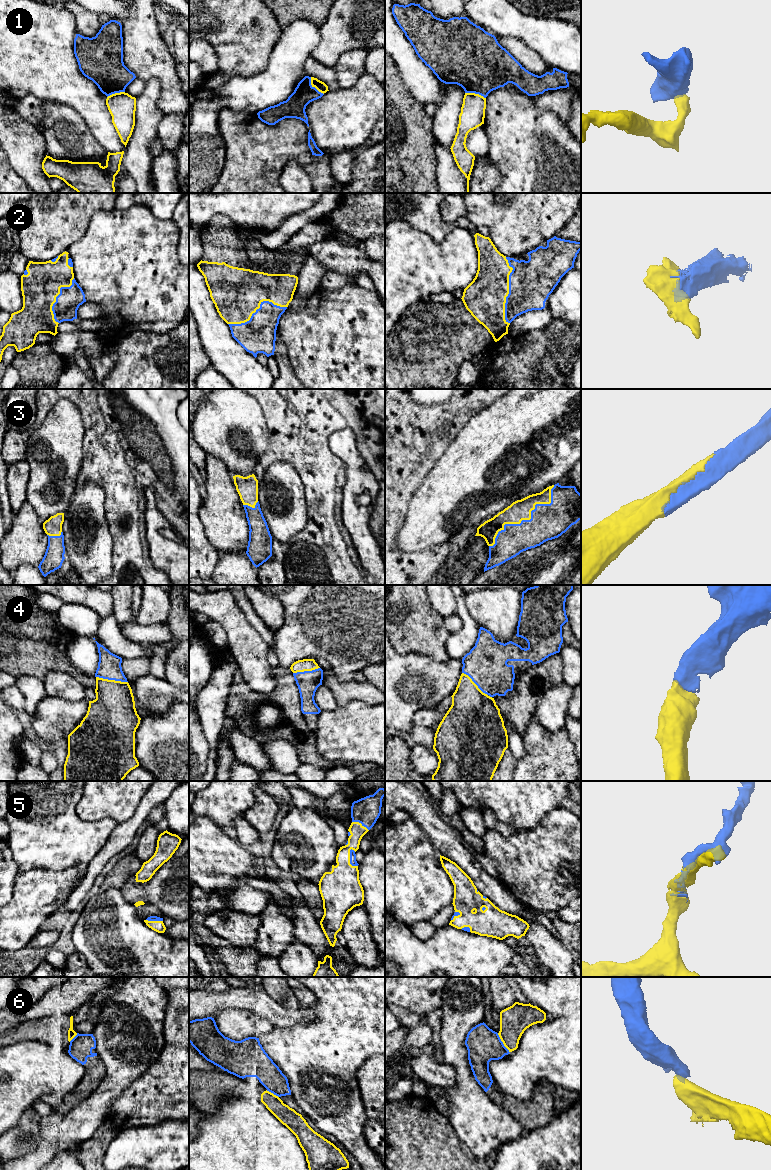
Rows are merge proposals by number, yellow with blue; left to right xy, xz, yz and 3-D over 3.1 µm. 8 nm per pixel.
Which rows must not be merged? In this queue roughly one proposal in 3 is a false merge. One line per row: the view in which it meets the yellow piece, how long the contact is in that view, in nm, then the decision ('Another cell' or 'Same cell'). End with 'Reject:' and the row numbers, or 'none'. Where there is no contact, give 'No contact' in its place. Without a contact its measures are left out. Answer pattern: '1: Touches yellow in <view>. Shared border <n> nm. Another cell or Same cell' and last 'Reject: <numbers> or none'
1: Touches yellow in xz. Shared border 180 nm. Another cell
2: Touches yellow in yz. Shared border 550 nm. Same cell
3: Touches yellow in yz. Shared border 700 nm. Same cell
4: Touches yellow in xy. Shared border 260 nm. Same cell
5: Touches yellow in xz. Shared border 160 nm. Same cell
6: Touches yellow in yz. Shared border 190 nm. Another cell
Reject: 1, 6

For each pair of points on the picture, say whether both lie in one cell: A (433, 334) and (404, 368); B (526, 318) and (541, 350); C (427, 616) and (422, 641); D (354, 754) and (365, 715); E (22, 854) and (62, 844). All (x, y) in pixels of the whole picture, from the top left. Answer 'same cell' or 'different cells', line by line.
A: same cell
B: different cells
C: same cell
D: same cell
E: same cell

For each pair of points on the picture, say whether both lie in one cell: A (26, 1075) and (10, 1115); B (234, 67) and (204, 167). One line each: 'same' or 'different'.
A: same
B: different

